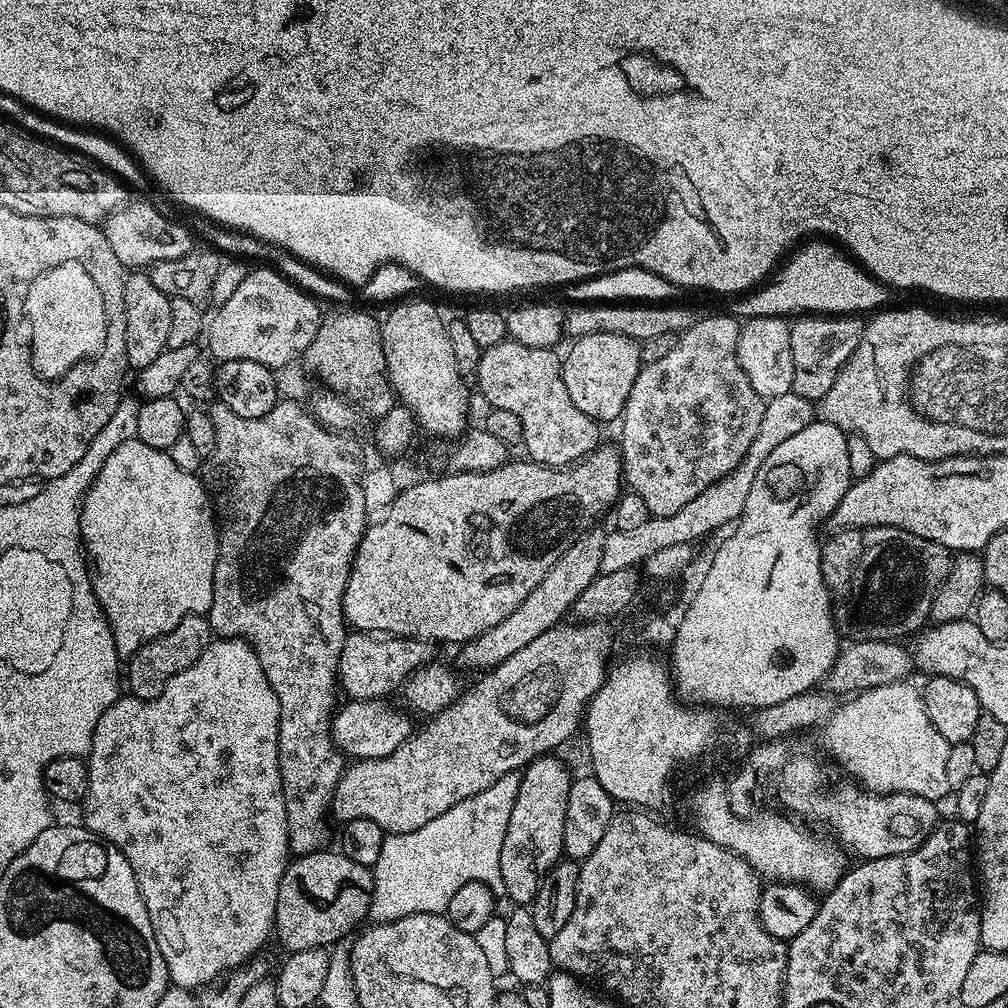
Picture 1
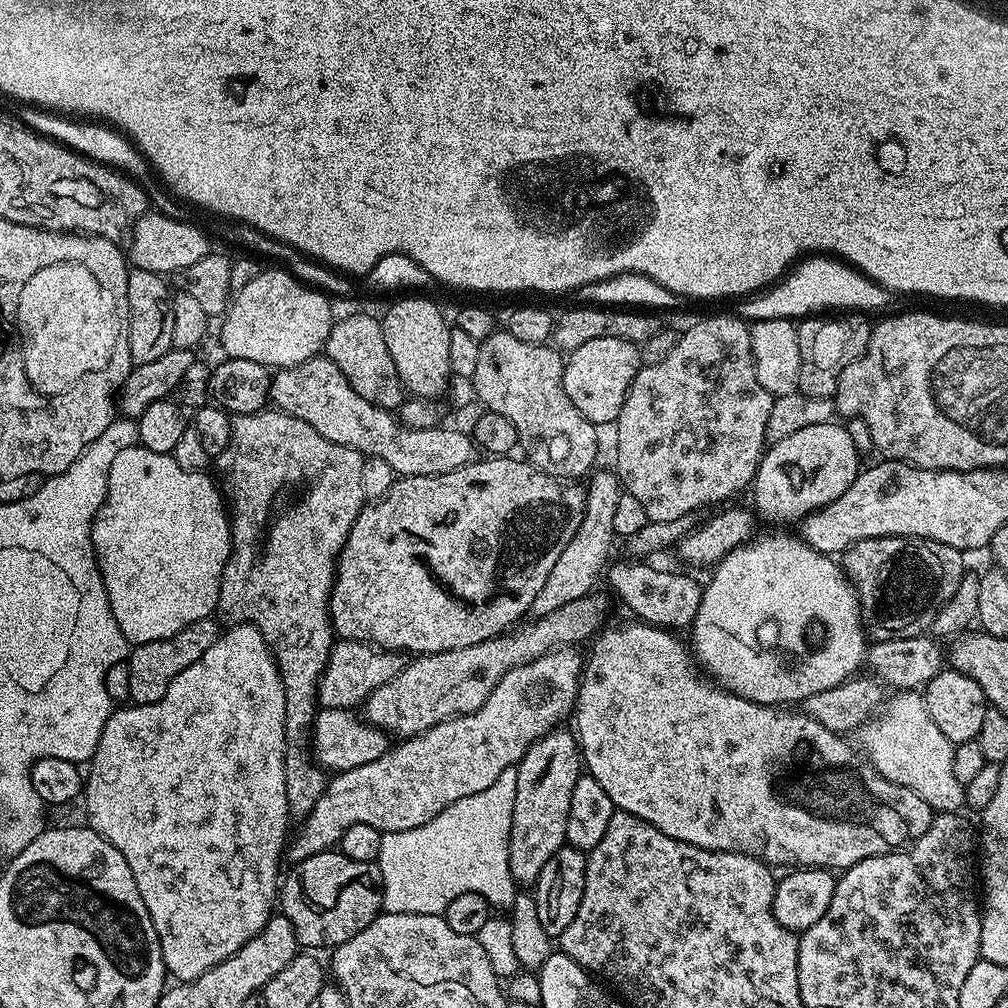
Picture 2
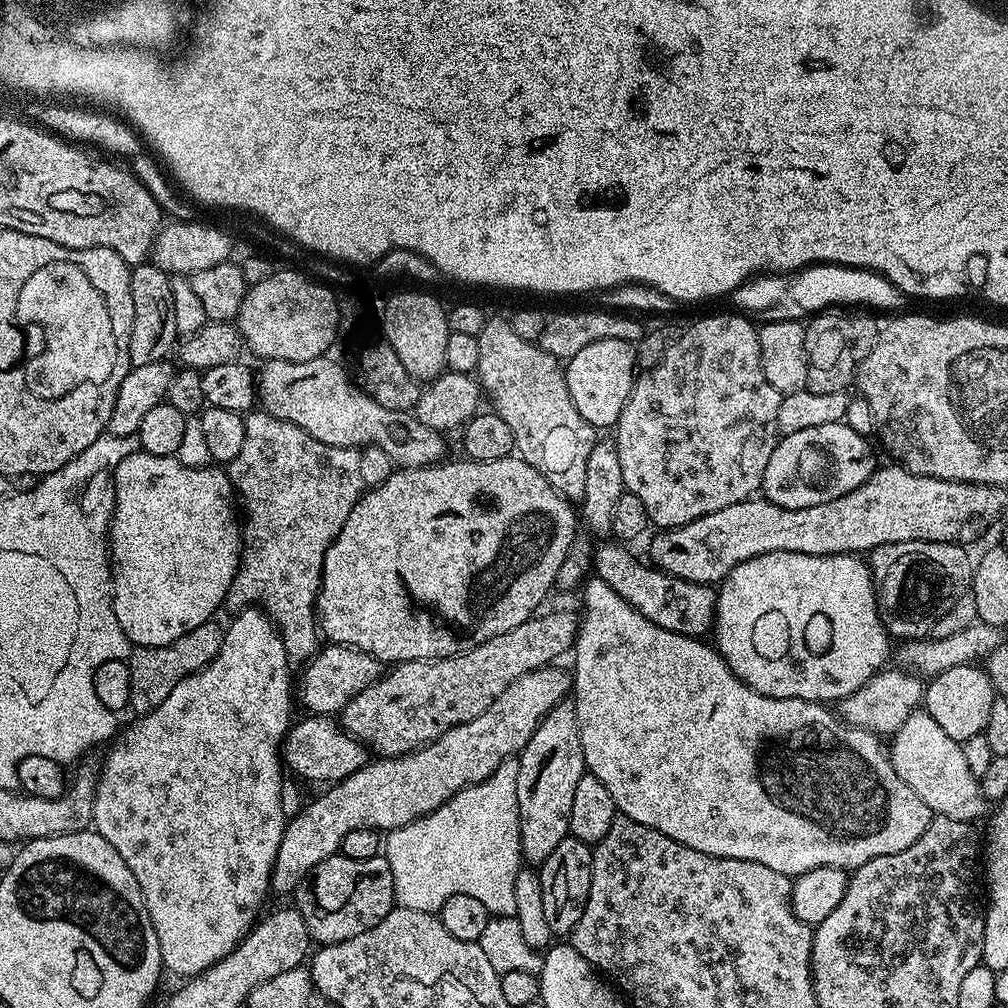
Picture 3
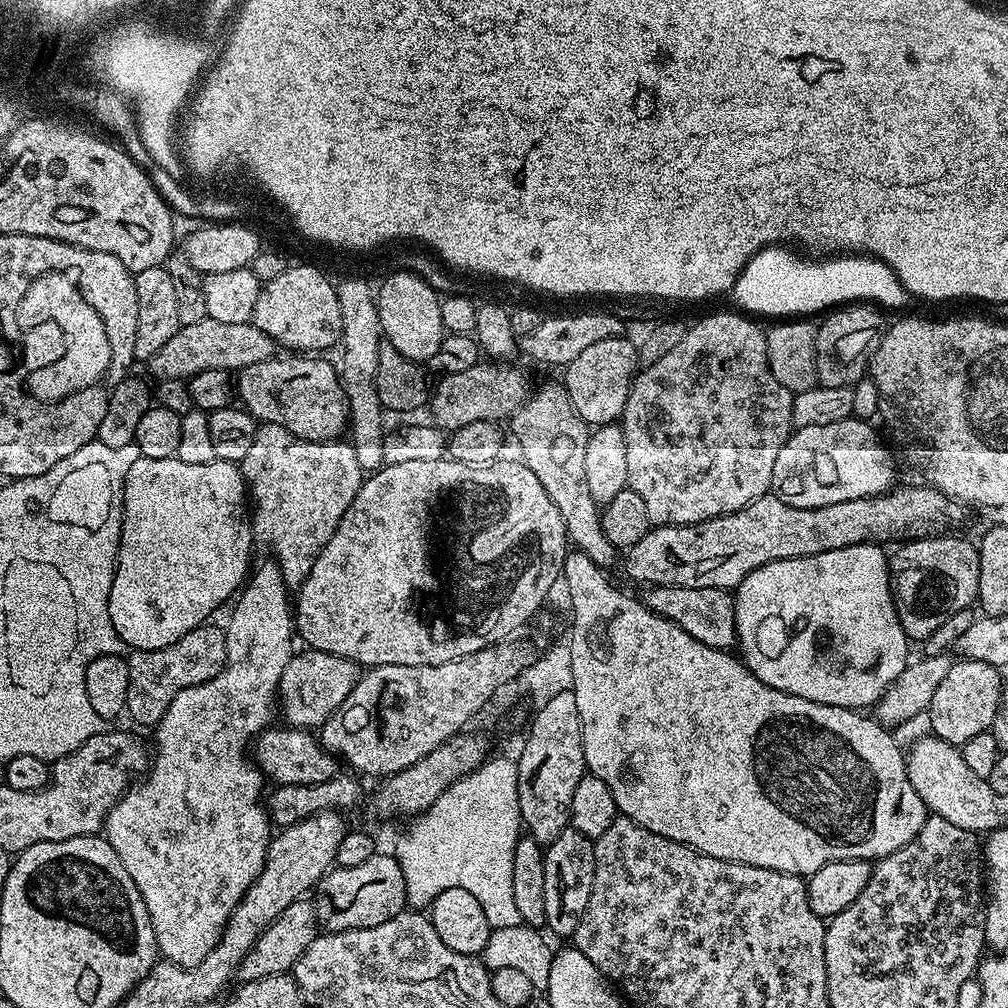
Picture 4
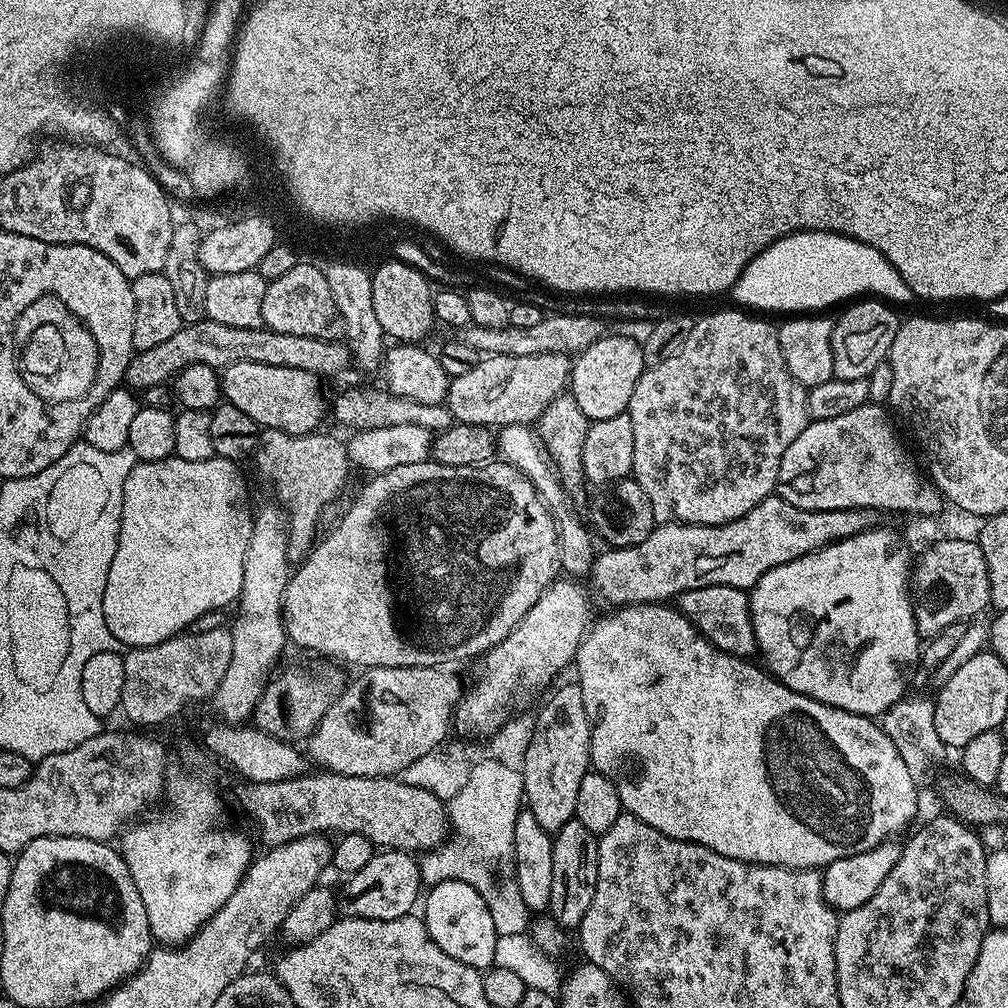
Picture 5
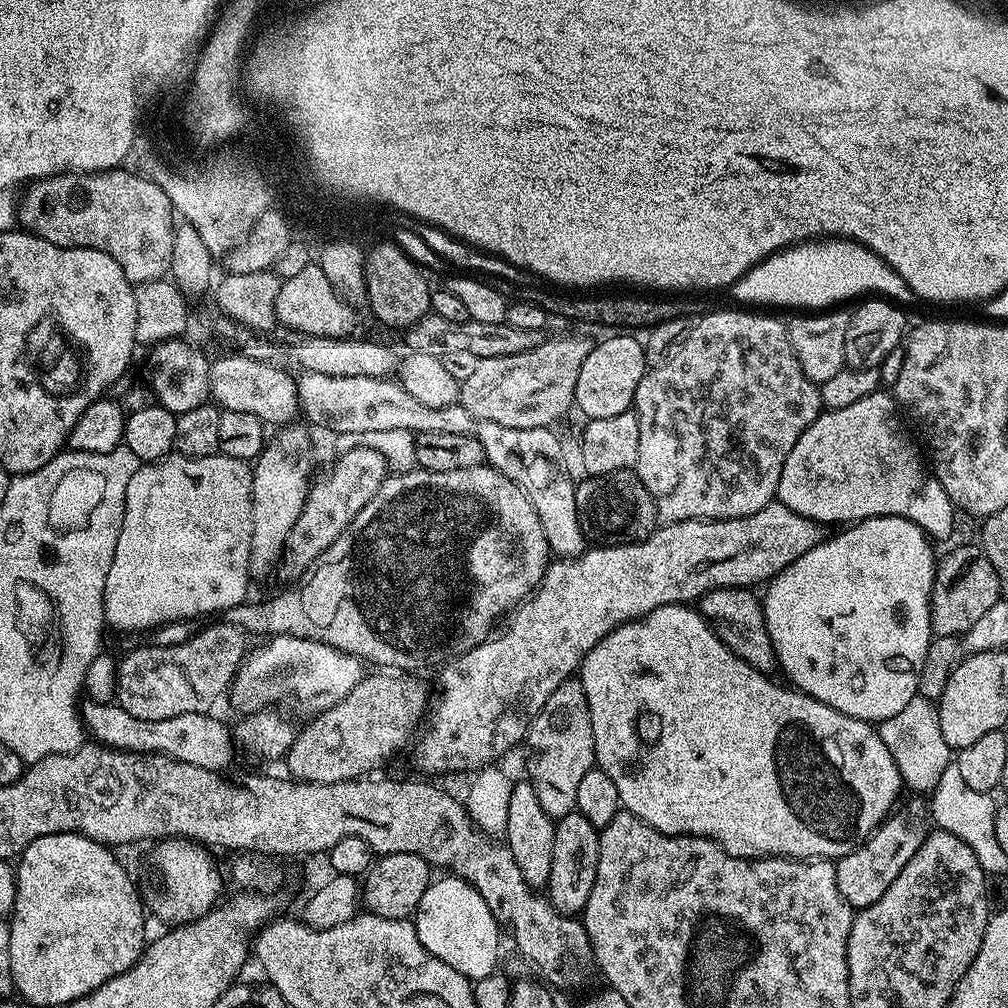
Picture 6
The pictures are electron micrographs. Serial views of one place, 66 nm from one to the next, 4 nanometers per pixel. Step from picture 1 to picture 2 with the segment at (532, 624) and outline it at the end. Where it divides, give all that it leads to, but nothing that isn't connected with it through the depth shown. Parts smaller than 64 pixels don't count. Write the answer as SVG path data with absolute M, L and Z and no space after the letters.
M593 471L586 480L586 493L584 496L584 517L574 530L574 538L570 538L570 546L562 550L558 562L554 562L554 570L550 570L550 578L546 578L546 586L534 598L531 615L533 617L545 616L558 606L566 606L566 602L574 602L577 598L589 595L596 584L596 579L605 575L610 563L608 555L612 552L612 543L618 540L614 530L614 513L618 507L618 498L622 494L620 477L615 471Z

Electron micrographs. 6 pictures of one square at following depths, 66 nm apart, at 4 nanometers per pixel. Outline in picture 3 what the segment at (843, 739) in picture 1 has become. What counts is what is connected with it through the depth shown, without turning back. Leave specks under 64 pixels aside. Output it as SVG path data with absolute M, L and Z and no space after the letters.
M912 712L910 718L906 718L906 722L902 722L902 726L891 733L890 740L890 759L898 778L902 778L902 782L914 790L922 802L926 802L933 814L965 822L976 822L980 815L985 815L986 801L980 781L977 776L970 774L970 768L966 766L963 743L949 738L928 712Z

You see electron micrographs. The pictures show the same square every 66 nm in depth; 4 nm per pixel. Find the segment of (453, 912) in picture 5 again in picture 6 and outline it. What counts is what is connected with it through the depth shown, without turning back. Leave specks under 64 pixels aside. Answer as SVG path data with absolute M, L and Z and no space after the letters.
M451 874L441 876L444 876L441 880L440 877L433 879L432 883L428 885L426 894L422 894L422 902L418 902L416 907L414 923L418 942L422 942L422 946L426 946L426 950L430 950L430 954L434 954L434 958L446 962L446 966L454 966L454 970L458 970L458 974L462 974L466 979L474 981L478 978L486 978L498 968L496 959L500 956L502 925L494 918L490 906L486 906L482 894L477 888L470 886L459 876Z

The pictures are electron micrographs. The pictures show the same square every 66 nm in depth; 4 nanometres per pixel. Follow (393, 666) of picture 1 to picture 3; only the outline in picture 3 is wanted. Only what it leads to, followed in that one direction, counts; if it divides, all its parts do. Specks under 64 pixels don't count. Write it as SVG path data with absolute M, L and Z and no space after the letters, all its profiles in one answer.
M329 643L324 647L321 647L316 655L303 665L304 673L300 676L300 684L298 680L298 700L308 707L309 713L335 717L343 713L344 707L355 696L362 694L366 686L380 679L382 664L370 654L357 648L348 648L345 644Z

